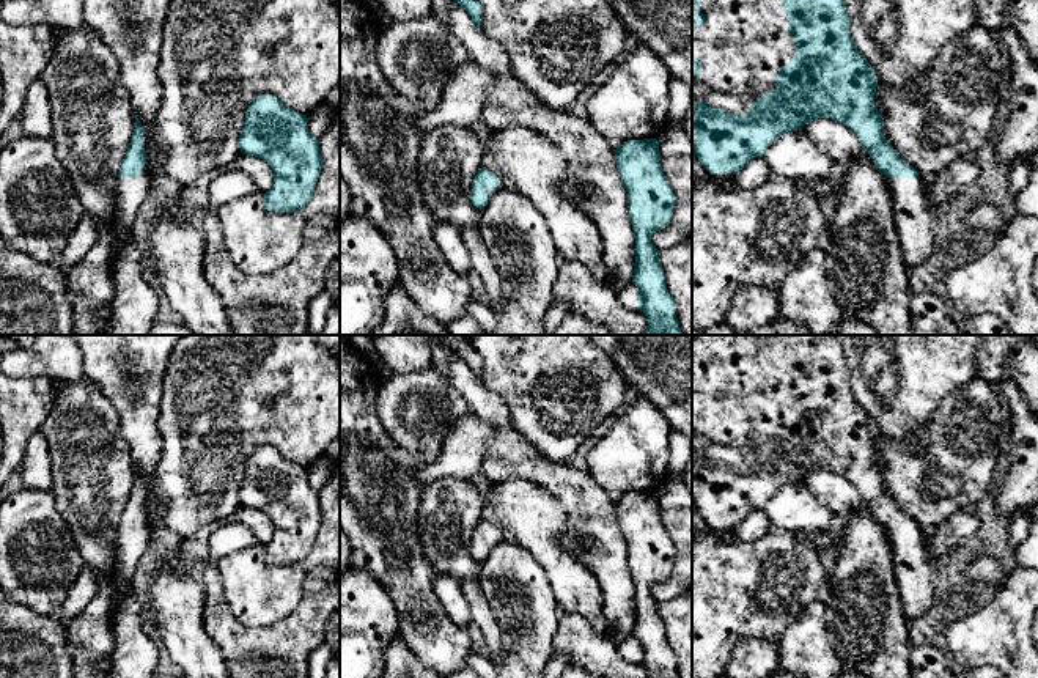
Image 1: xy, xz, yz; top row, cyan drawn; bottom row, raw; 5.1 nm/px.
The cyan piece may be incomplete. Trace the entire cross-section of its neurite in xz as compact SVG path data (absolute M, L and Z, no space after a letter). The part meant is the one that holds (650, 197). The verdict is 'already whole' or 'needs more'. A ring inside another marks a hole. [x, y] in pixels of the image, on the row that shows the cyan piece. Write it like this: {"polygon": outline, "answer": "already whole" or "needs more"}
{"polygon": "M628 140L613 151L628 192L628 216L635 234L632 283L639 289L639 310L648 318L648 327L642 335L683 335L659 250L651 242L651 236L670 223L675 208L673 189L661 167L659 142Z", "answer": "already whole"}

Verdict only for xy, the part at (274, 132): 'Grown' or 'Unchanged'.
Unchanged

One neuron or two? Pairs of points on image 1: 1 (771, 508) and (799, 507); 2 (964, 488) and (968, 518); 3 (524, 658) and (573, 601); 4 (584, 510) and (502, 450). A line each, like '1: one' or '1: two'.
1: one
2: two
3: two
4: one

